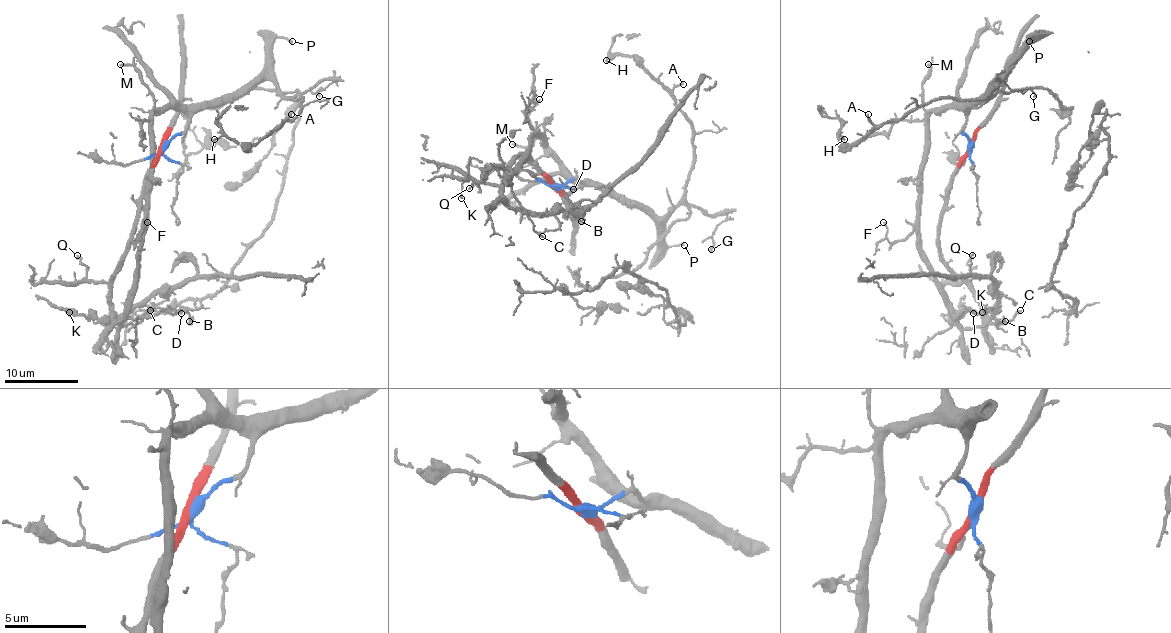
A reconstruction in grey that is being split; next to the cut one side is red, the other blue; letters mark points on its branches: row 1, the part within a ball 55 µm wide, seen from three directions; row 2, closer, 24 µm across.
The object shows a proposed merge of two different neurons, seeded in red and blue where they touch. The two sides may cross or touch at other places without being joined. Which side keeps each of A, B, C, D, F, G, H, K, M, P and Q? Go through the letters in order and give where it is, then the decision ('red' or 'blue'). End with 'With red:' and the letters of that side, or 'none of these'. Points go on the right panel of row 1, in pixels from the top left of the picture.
A: (868, 114) | blue
B: (1005, 321) | blue
C: (1020, 310) | blue
D: (973, 313) | blue
F: (883, 222) | blue
G: (1033, 96) | blue
H: (844, 139) | blue
K: (982, 312) | blue
M: (928, 64) | blue
P: (1029, 41) | blue
Q: (972, 255) | red
With red: Q

